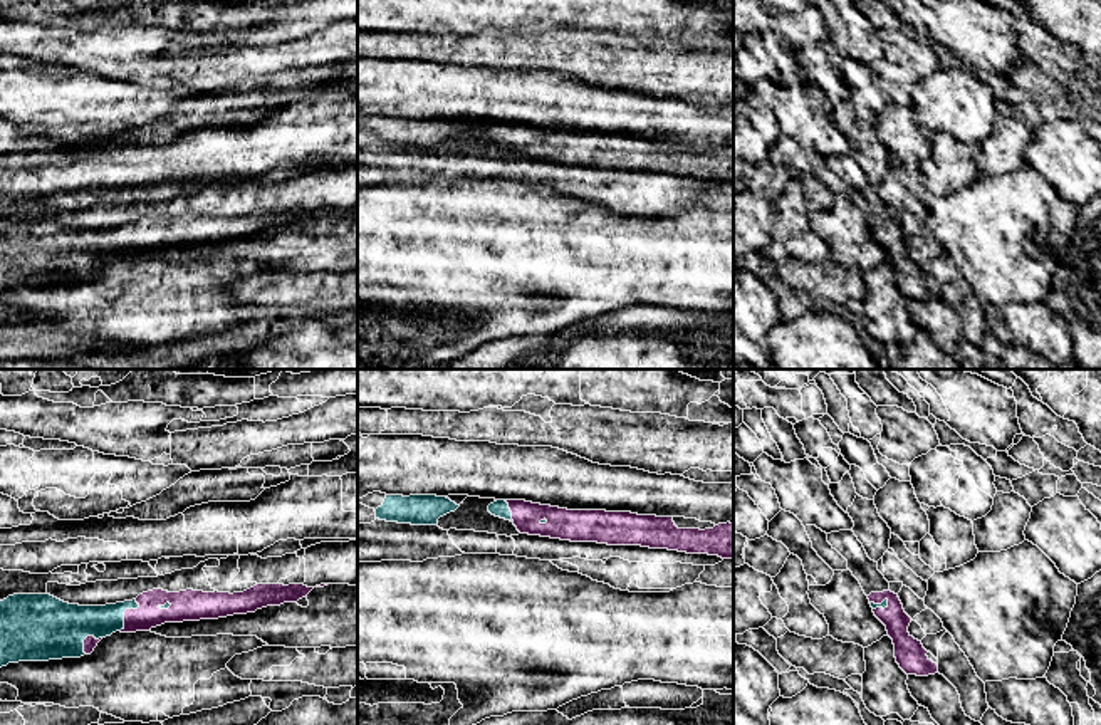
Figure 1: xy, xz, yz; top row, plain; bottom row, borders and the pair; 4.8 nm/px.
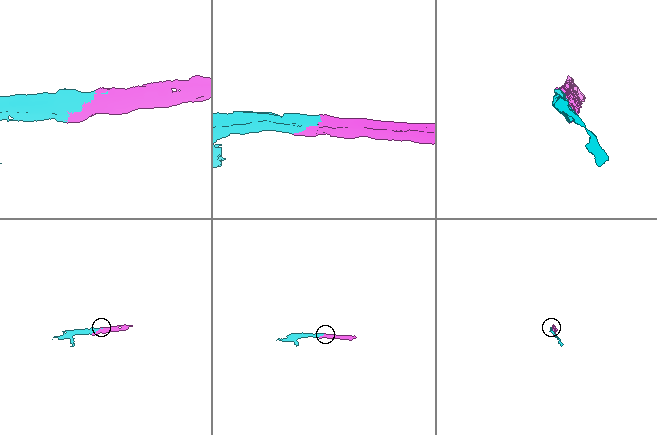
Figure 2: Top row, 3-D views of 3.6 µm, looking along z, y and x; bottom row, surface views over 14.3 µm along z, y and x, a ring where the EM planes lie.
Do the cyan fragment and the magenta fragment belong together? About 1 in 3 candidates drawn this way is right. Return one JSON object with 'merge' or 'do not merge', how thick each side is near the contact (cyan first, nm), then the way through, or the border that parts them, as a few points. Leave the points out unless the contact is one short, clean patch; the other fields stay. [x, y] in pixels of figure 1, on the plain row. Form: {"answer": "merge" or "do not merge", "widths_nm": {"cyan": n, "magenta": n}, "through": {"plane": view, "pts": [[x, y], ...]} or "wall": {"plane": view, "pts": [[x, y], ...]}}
{"answer": "merge", "widths_nm": {"cyan": 180, "magenta": 120}}

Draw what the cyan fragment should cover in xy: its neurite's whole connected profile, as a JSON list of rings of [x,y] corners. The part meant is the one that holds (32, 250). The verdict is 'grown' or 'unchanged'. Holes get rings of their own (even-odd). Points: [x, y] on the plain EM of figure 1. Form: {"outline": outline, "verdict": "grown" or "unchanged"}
{"outline": [[[279,206],[233,218],[153,213],[133,225],[106,230],[69,228],[50,218],[13,218],[0,225],[0,292],[18,285],[81,282],[116,255],[149,255],[164,247],[255,237],[297,227],[312,213]]], "verdict": "grown"}

